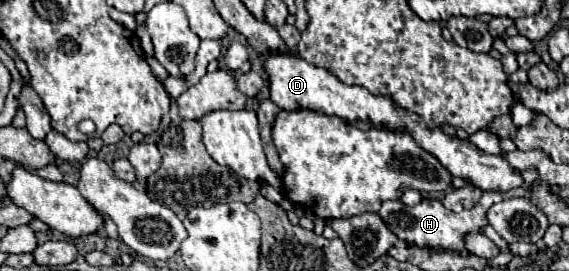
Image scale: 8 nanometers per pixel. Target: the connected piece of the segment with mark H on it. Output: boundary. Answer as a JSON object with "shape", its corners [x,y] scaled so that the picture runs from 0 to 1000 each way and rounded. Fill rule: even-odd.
{"shape":[[[933,620],[923,627],[919,638],[923,675],[919,690],[902,697],[891,712],[880,720],[870,720],[870,712],[849,712],[845,742],[824,771],[824,779],[810,779],[810,786],[796,786],[789,771],[782,771],[768,734],[743,734],[736,756],[712,756],[708,742],[680,742],[670,756],[670,771],[663,779],[666,801],[677,815],[677,830],[712,897],[726,897],[726,904],[736,904],[736,911],[779,911],[779,919],[796,919],[796,926],[814,926],[814,875],[821,860],[831,860],[831,852],[845,852],[852,830],[856,830],[856,771],[873,749],[877,734],[895,734],[905,727],[921,727],[928,712],[928,694],[933,675],[944,657],[942,631]]]}

